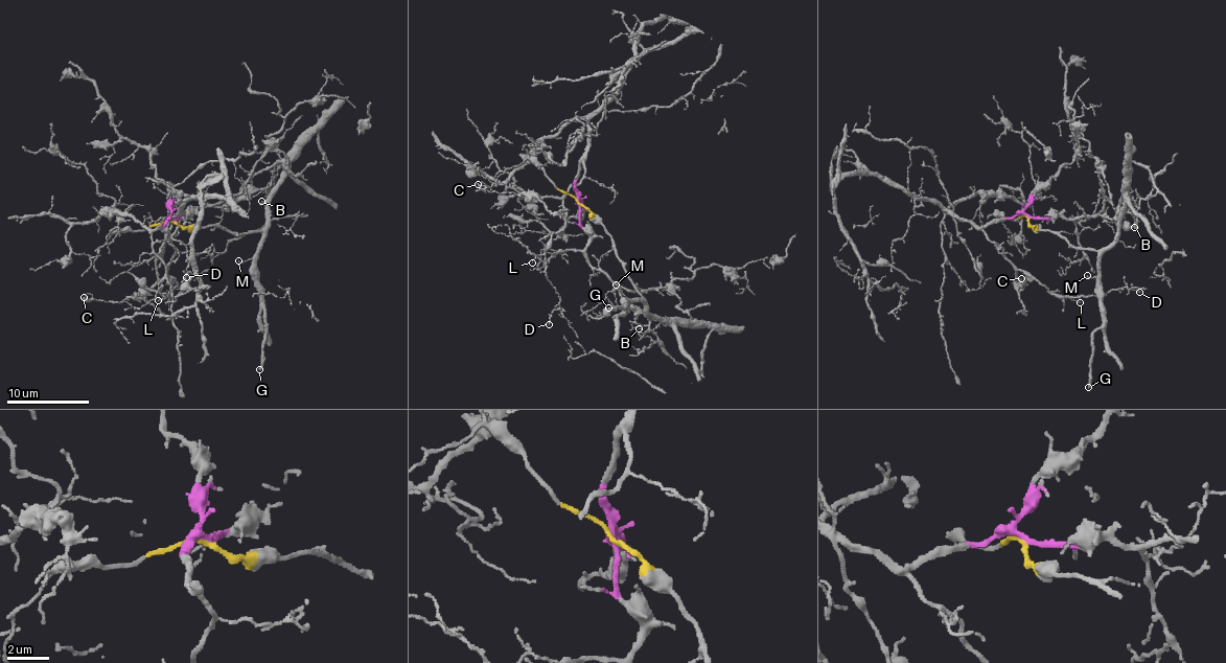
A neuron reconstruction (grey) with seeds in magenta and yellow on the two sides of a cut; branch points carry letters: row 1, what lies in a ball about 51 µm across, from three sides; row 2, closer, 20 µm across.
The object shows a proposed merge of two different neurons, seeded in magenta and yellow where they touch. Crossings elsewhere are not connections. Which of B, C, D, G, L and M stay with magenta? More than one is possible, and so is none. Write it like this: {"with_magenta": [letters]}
{"with_magenta": ["B", "C", "D", "L"]}

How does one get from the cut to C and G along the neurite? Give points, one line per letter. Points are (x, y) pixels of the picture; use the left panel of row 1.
C: (171, 220), (166, 220), (164, 233), (176, 251), (164, 277), (118, 302), (83, 296)
G: (171, 220), (262, 234), (256, 260), (265, 314), (258, 370)

